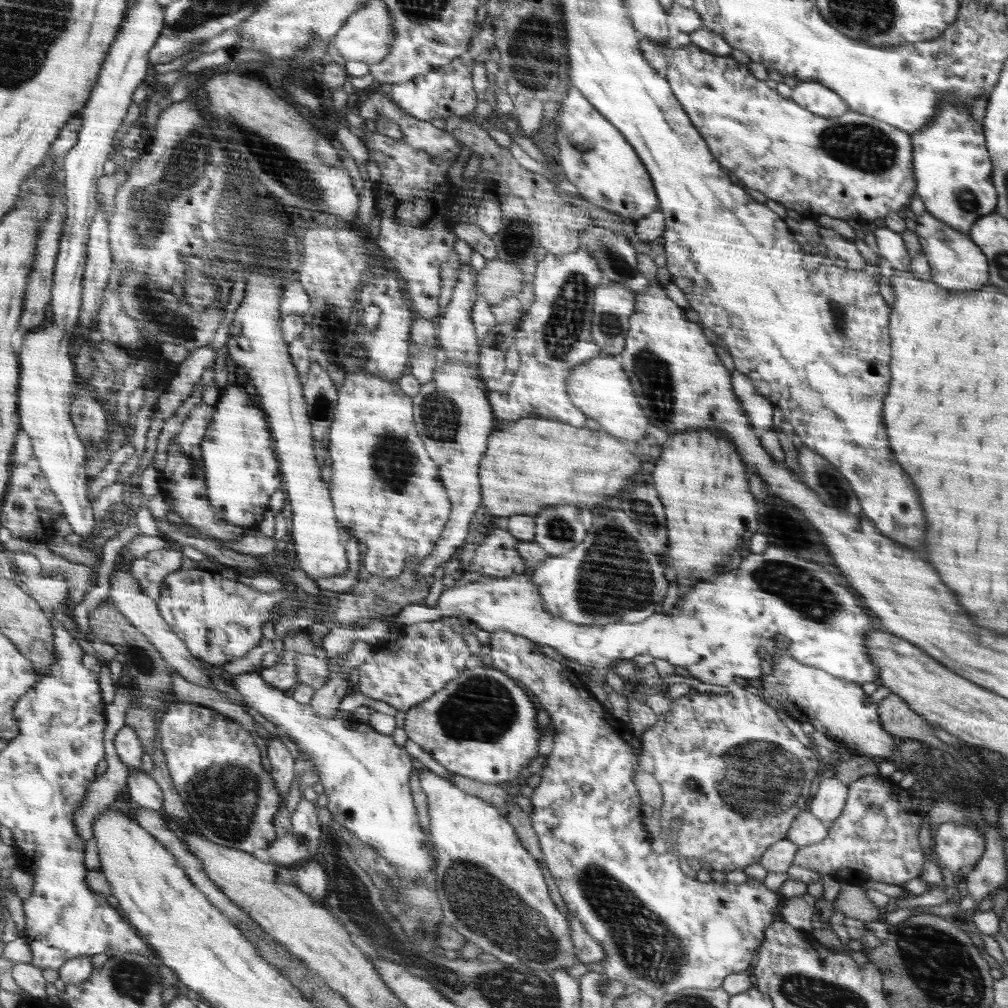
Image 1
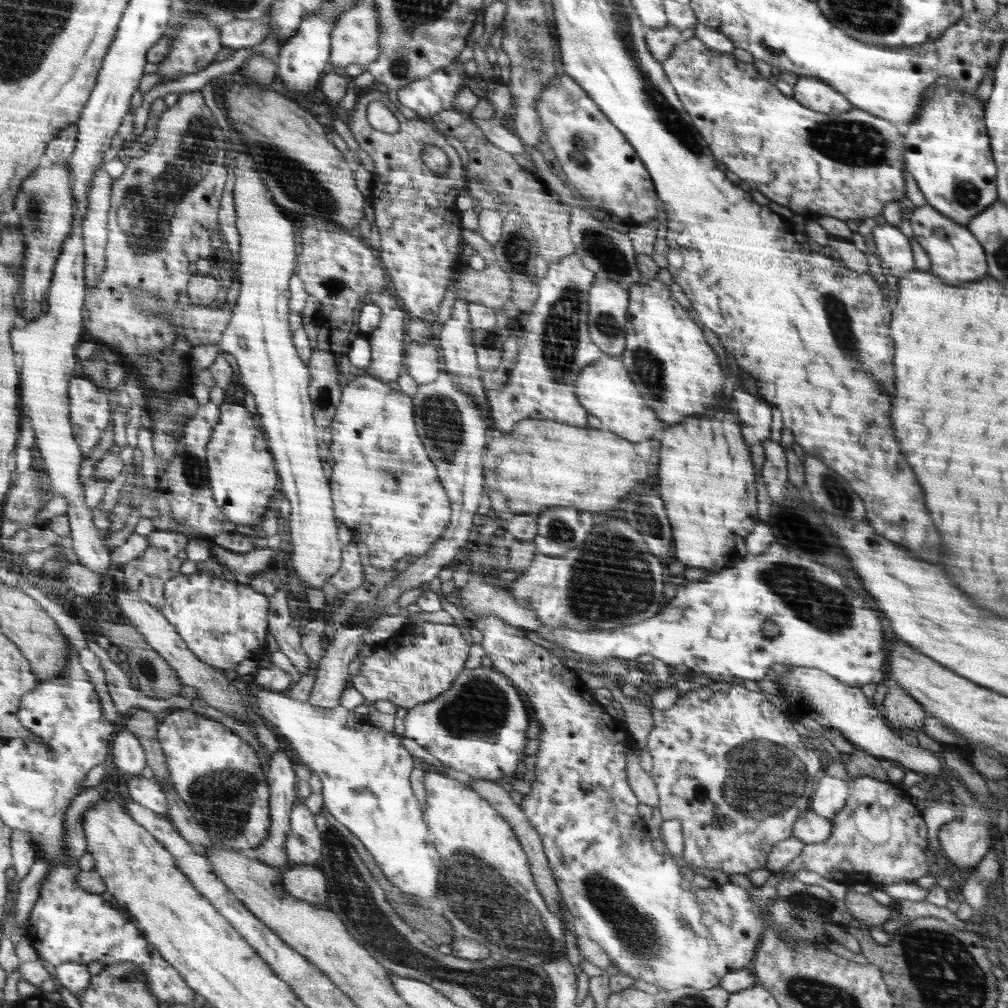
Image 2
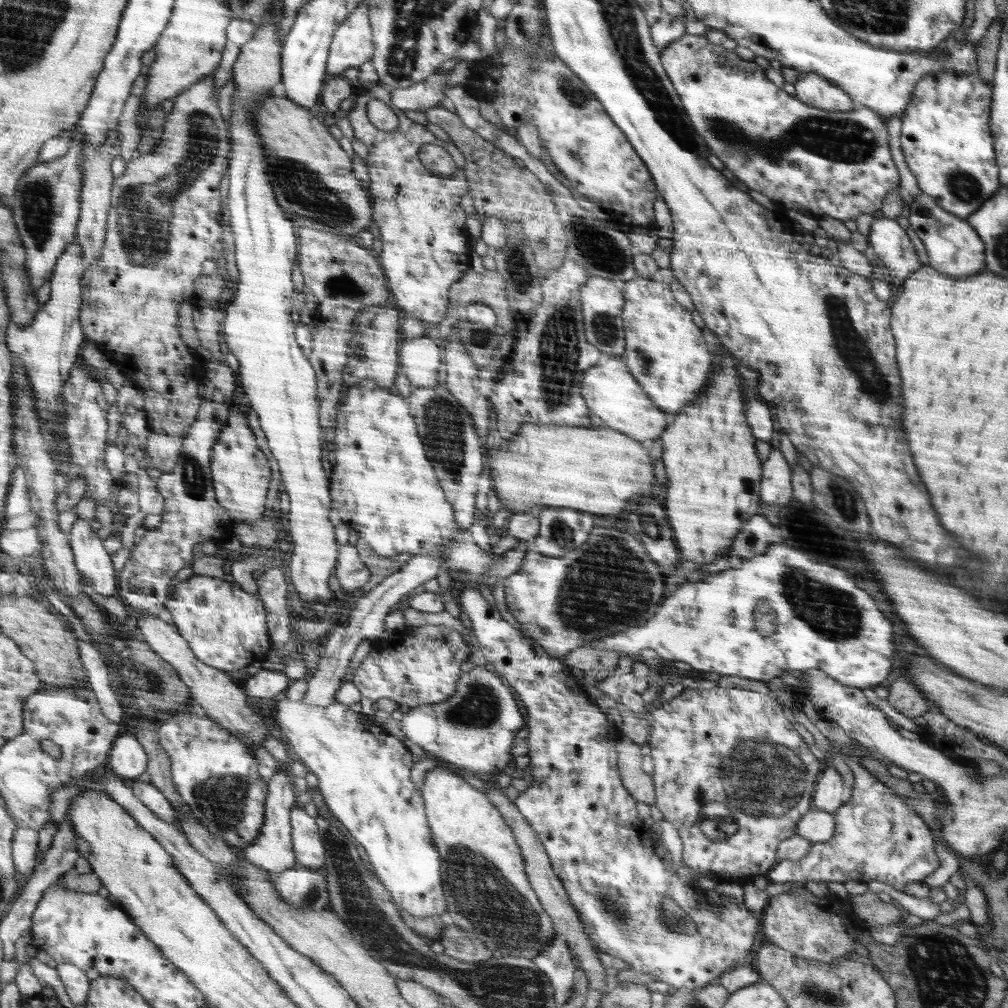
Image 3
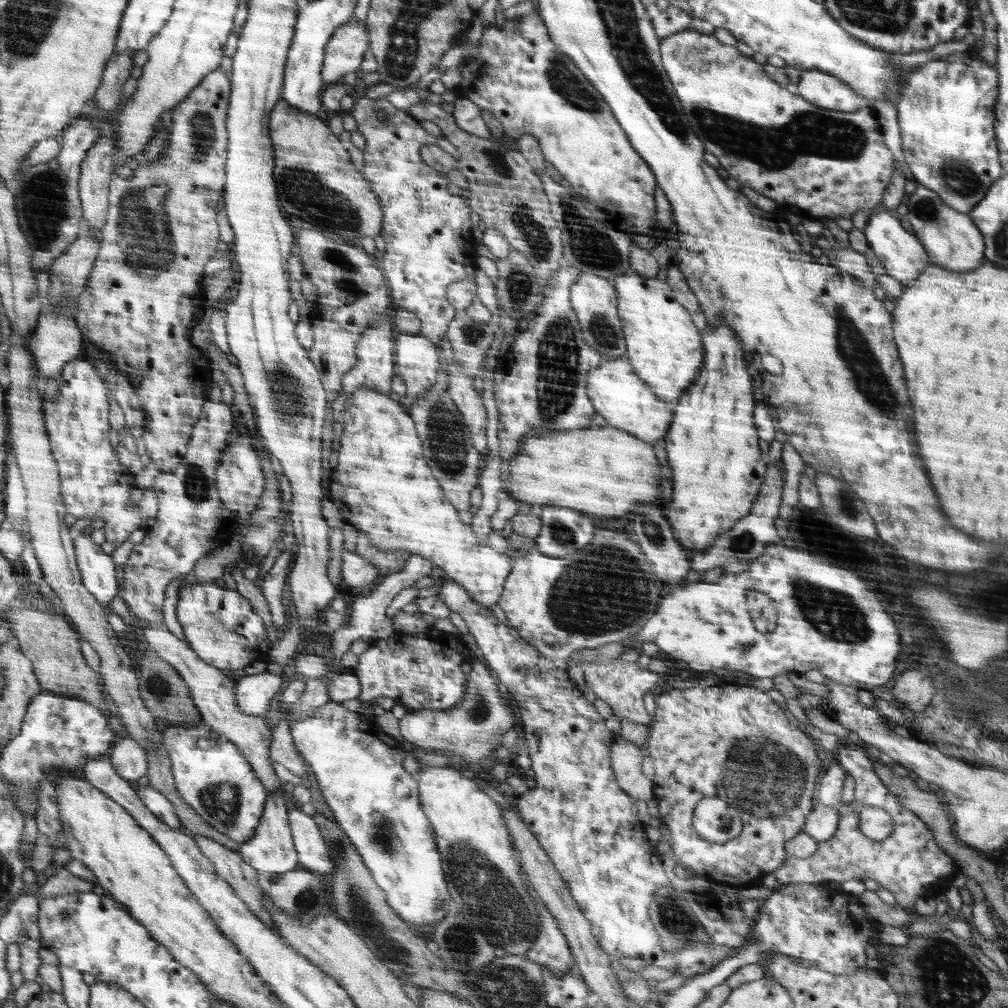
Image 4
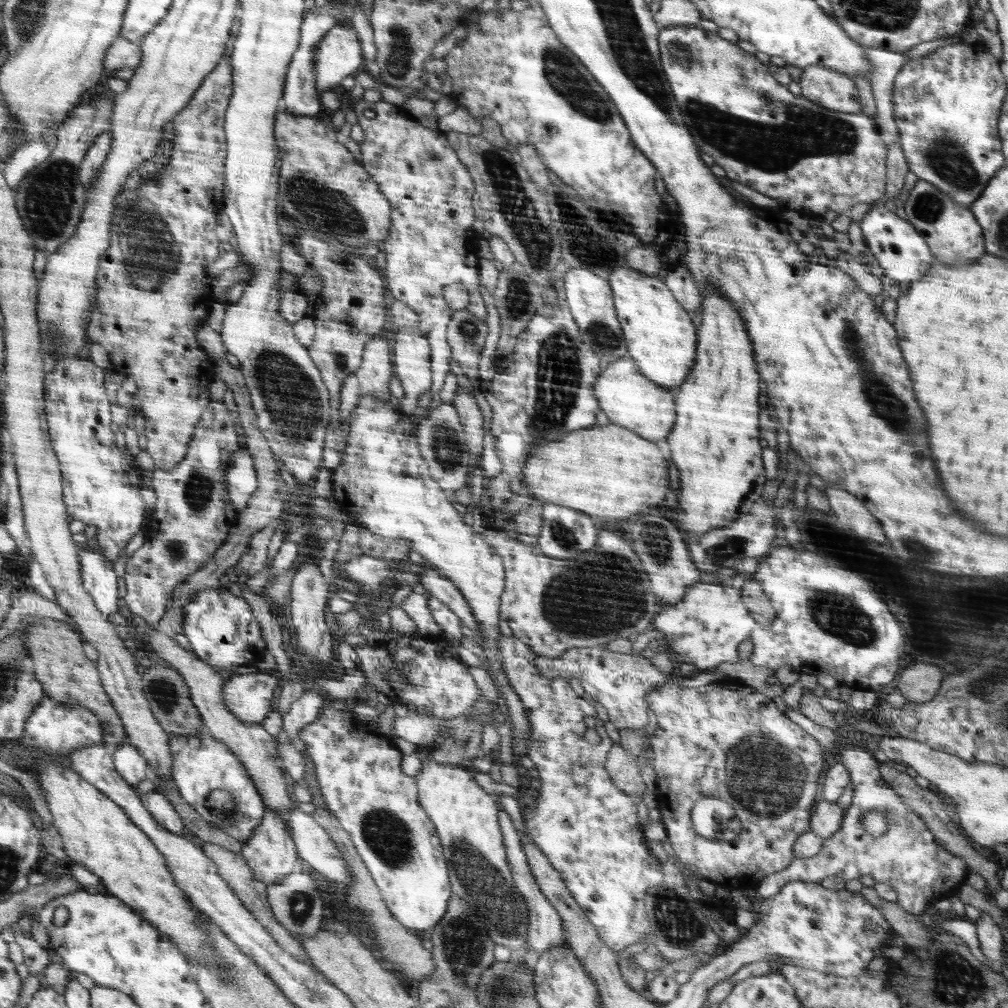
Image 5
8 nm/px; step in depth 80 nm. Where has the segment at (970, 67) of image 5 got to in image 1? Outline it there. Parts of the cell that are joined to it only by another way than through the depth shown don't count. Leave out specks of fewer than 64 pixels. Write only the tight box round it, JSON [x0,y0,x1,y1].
[910,101,997,233]

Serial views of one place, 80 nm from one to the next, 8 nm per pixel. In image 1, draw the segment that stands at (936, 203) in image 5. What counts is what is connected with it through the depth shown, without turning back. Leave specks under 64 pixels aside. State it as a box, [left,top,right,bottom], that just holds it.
[916,212,989,290]

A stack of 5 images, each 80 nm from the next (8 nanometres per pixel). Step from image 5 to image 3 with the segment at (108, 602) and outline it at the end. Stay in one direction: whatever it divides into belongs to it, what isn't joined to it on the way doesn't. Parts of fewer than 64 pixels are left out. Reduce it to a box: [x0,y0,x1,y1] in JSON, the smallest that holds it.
[70,517,118,596]

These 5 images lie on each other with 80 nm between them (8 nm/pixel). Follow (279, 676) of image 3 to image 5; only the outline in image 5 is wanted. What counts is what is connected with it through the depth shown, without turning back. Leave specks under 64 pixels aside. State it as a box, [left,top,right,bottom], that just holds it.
[223,674,278,724]

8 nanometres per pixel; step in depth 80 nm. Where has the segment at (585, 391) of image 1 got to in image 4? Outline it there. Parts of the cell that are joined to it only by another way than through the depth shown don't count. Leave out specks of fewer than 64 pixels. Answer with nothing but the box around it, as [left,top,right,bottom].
[588,356,672,440]

